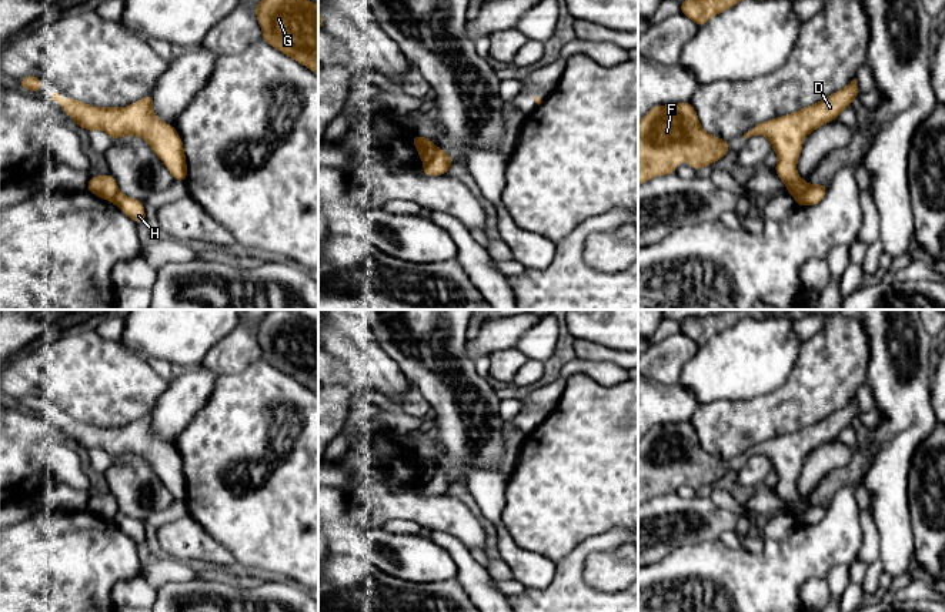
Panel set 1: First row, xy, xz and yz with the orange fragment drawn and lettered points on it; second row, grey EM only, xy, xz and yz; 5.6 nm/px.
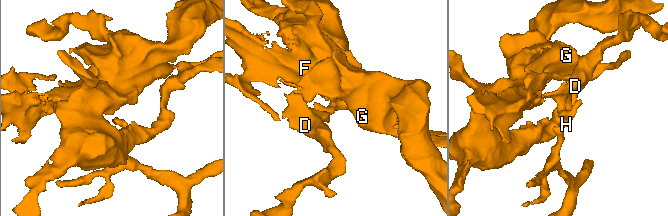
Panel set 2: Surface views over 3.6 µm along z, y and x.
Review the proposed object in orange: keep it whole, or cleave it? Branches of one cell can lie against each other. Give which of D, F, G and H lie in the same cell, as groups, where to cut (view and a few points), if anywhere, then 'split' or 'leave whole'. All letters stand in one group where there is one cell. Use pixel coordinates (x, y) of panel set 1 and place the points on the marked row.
D F G / H | xz (437, 147), (437, 151), (426, 164) | split

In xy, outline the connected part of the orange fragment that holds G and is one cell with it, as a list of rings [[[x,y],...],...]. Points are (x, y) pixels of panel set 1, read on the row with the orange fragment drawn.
[[[261,0],[254,9],[263,40],[318,74],[318,4]]]

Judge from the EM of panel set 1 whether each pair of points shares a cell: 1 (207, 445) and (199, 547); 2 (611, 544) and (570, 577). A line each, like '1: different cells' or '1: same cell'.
1: different cells
2: same cell

